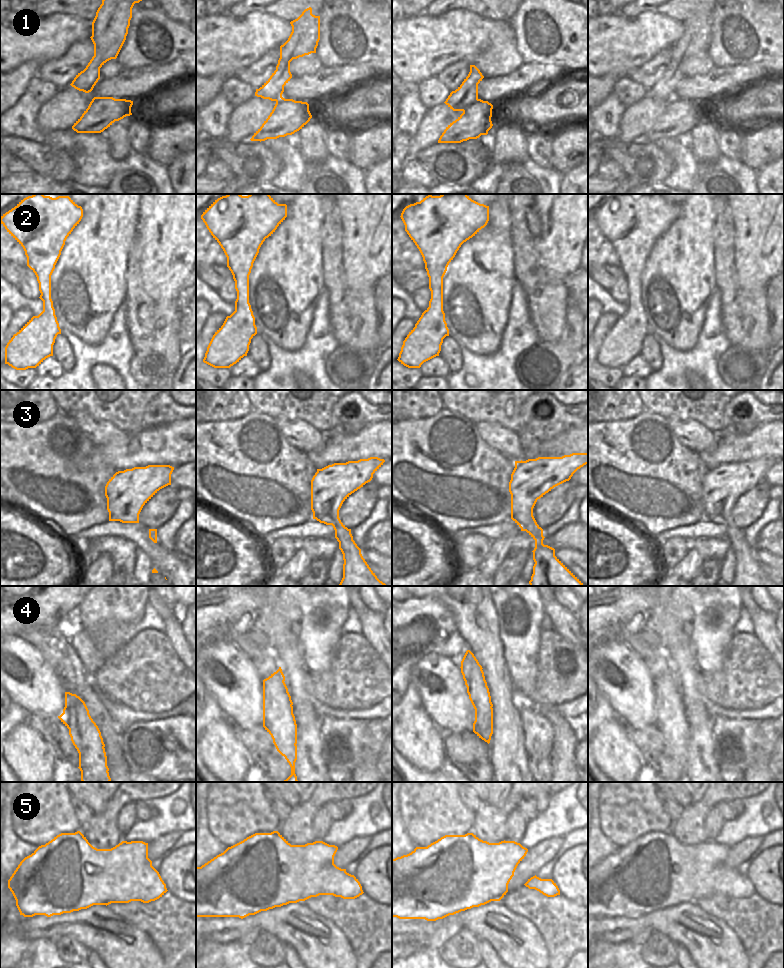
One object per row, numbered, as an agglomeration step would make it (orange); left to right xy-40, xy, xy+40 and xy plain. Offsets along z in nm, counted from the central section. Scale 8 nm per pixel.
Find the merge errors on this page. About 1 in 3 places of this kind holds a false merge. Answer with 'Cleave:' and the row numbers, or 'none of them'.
Cleave: 1

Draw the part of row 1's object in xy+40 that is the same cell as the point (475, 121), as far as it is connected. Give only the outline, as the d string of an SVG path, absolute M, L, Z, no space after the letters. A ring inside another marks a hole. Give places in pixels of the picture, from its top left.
M478 99L446 127L438 143L461 143L487 135L493 126L492 109L491 103Z

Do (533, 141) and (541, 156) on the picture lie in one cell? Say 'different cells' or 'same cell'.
same cell

